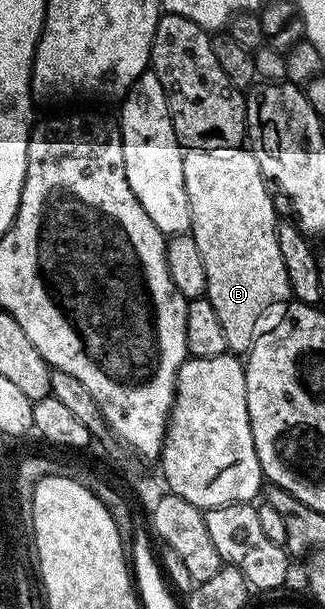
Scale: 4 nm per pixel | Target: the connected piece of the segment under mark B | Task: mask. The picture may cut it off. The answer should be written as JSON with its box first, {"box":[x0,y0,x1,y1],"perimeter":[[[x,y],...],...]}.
{"box":[182,147,291,355],"perimeter":[[[246,147],[192,149],[183,152],[182,162],[184,191],[188,195],[190,208],[188,231],[196,239],[196,247],[200,247],[200,259],[204,259],[204,271],[208,275],[205,297],[216,310],[220,327],[224,327],[227,350],[235,355],[249,354],[258,338],[260,317],[273,305],[281,306],[291,298],[288,271],[284,271],[284,259],[280,259],[280,243],[276,243],[279,218],[274,217],[271,190],[266,178],[262,176],[260,163],[256,163],[256,155]]]}

